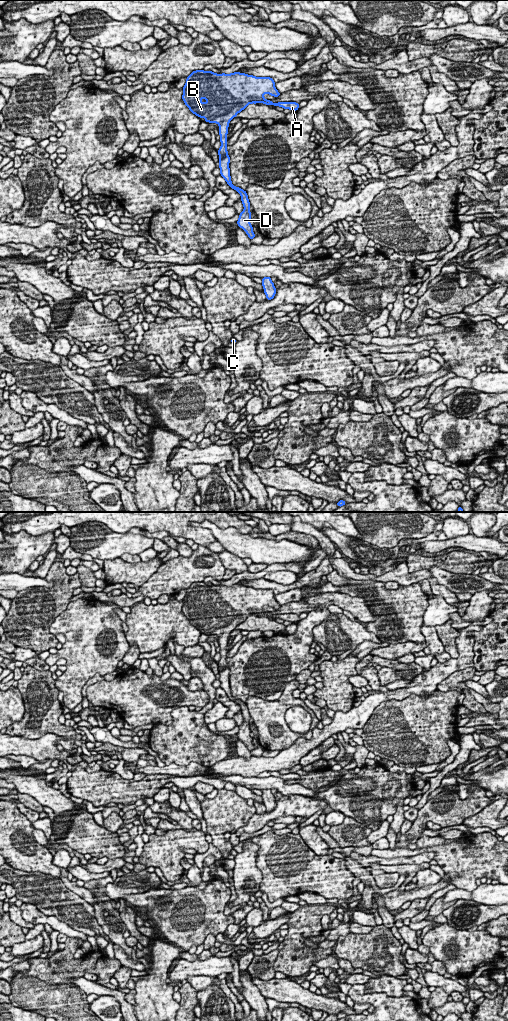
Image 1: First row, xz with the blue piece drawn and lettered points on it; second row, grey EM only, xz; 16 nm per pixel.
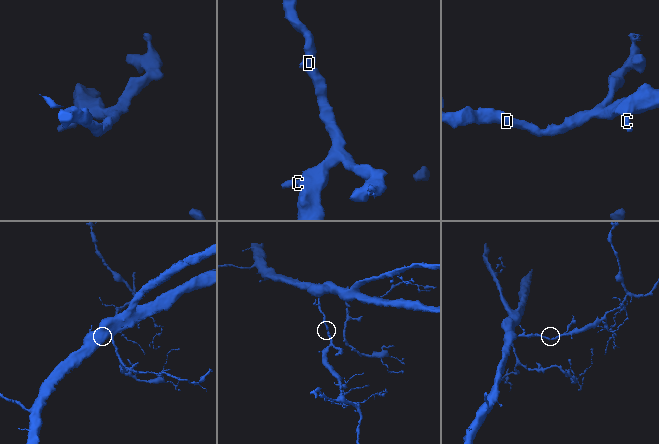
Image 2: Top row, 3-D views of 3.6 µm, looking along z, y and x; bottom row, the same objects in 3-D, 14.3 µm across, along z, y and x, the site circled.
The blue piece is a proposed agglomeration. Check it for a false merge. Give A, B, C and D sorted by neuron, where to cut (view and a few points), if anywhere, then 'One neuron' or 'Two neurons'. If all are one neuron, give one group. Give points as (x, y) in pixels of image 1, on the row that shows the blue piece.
Groups: A B C D. No split. One neuron

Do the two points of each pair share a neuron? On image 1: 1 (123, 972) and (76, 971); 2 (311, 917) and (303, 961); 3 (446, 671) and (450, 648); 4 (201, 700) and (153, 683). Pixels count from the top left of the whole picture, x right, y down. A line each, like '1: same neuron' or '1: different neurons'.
1: different neurons
2: same neuron
3: different neurons
4: same neuron

